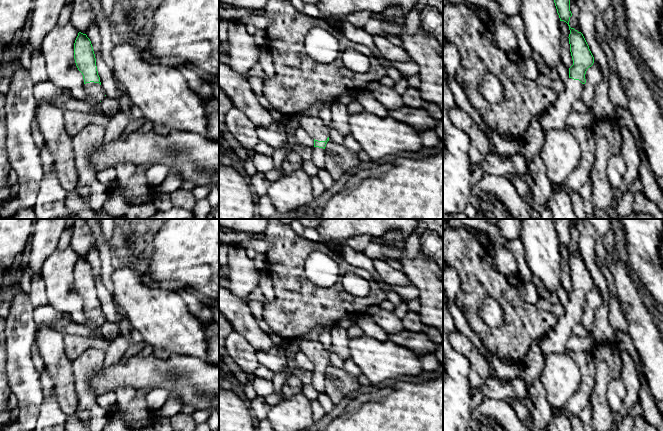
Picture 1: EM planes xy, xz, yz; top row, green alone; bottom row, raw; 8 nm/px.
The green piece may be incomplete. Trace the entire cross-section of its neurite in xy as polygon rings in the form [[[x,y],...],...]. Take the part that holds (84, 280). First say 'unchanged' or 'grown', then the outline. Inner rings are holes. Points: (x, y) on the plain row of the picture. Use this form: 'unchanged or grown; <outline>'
grown; [[[81,256],[78,257],[74,267],[74,283],[78,294],[83,299],[87,322],[94,326],[102,325],[105,316],[98,299],[93,271],[87,259]]]

